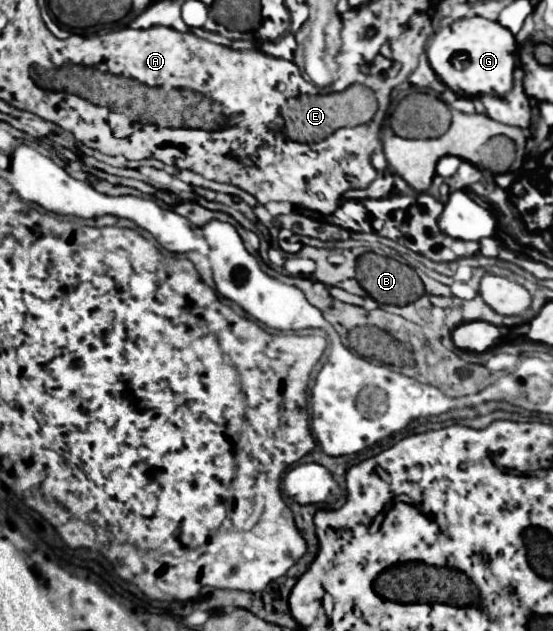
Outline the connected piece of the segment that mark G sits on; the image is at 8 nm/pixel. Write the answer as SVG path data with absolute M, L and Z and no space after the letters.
M461 18L441 28L427 46L427 60L433 72L455 94L477 98L483 94L505 96L513 88L513 68L517 64L515 36L499 22L485 18Z

